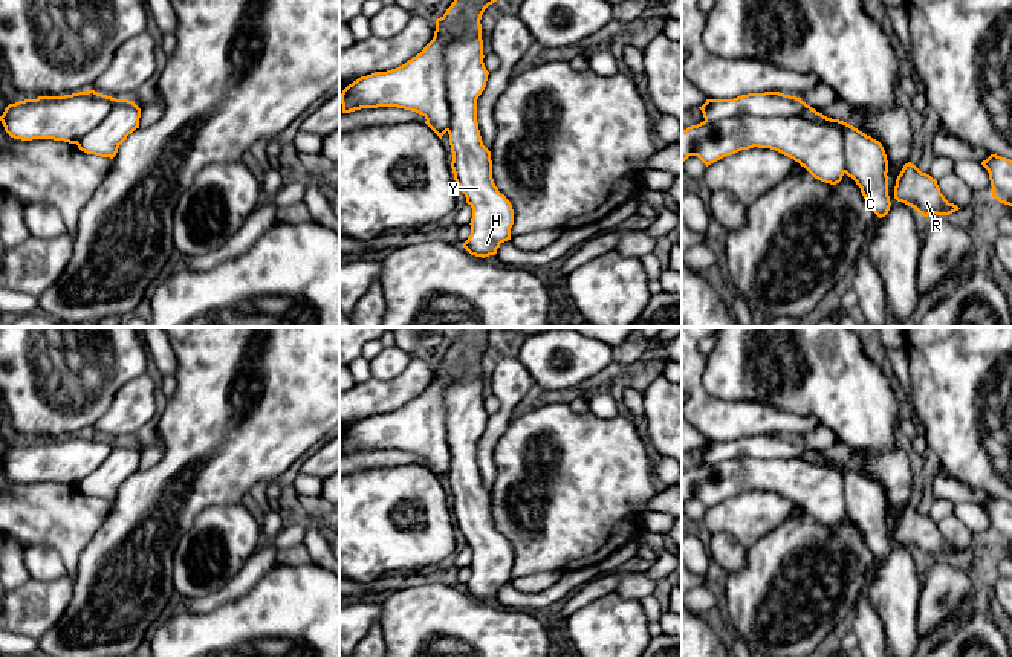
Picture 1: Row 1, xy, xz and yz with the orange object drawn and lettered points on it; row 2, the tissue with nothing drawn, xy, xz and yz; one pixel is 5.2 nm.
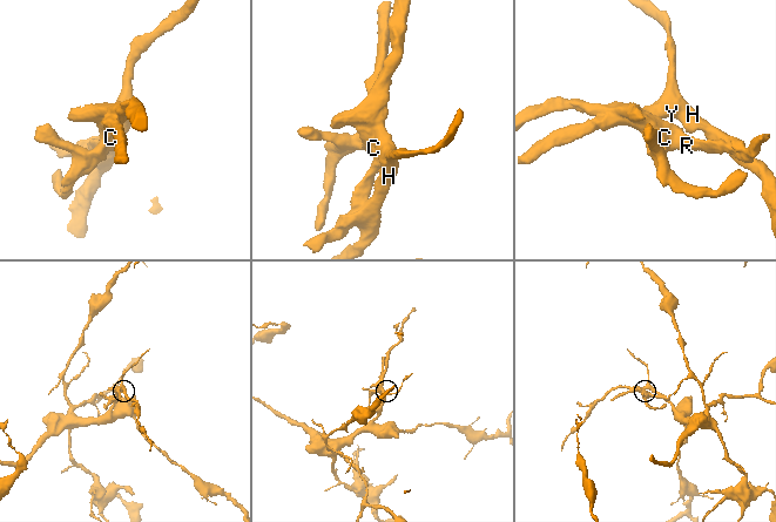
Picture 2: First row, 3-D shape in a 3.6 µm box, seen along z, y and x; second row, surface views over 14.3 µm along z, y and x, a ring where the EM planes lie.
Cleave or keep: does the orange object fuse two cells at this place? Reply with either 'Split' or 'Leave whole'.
Split

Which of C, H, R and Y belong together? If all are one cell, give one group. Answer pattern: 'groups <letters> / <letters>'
groups C R / H Y

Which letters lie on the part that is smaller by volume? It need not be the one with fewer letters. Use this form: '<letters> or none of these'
C, R

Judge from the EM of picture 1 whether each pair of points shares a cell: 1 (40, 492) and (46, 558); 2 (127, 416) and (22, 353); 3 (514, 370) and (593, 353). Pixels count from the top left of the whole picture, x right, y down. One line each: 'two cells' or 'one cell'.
1: two cells
2: two cells
3: two cells

